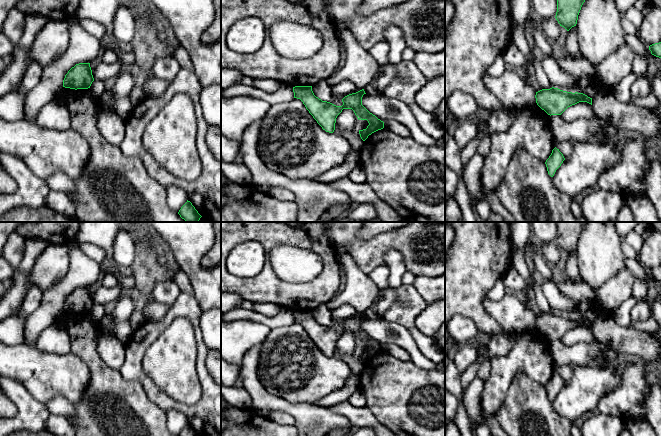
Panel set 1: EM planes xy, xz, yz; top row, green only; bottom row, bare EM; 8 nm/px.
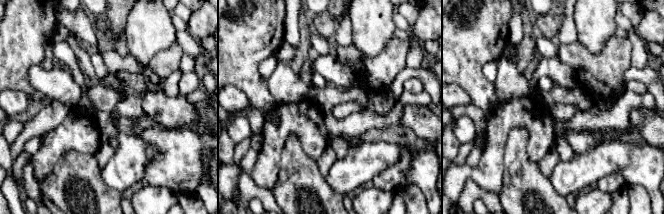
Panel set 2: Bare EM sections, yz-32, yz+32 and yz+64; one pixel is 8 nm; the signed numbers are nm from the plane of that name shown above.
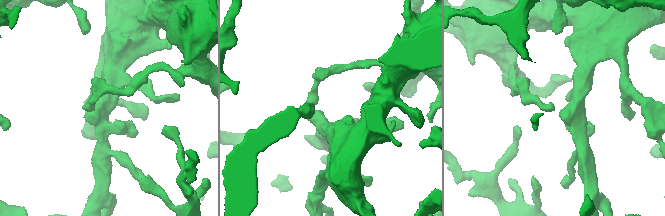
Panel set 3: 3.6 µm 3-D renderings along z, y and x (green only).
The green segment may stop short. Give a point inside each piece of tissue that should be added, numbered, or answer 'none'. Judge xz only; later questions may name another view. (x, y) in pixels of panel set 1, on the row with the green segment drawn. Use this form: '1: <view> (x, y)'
none

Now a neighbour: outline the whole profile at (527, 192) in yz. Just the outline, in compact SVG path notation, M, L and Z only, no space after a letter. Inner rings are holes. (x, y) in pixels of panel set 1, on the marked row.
M523 149L512 155L505 177L494 193L515 222L589 222L578 220L573 215L571 198L554 186L545 162L532 157Z

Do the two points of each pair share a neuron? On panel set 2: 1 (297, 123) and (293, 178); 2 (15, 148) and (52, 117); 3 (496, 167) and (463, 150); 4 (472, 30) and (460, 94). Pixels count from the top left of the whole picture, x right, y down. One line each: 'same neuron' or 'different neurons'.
1: different neurons
2: same neuron
3: different neurons
4: different neurons

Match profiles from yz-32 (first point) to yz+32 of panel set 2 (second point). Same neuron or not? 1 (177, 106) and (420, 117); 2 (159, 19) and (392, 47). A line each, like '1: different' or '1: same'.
1: same
2: different

